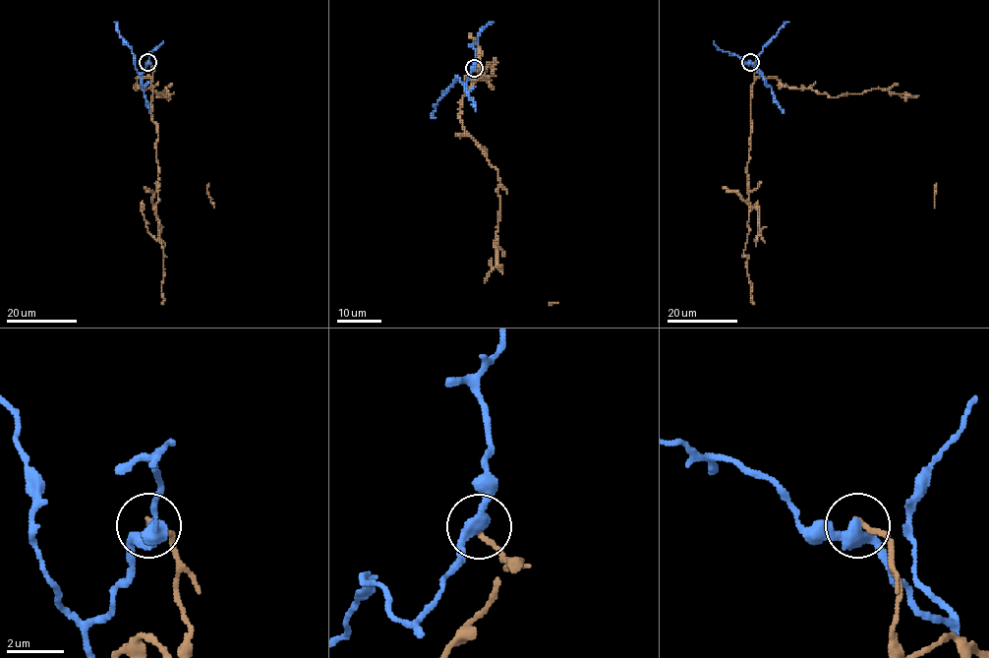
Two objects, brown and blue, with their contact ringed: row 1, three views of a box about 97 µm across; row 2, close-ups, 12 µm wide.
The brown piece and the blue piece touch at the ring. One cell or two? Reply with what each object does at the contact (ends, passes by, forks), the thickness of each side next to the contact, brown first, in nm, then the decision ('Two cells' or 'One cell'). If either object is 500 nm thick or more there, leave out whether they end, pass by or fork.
At the ring brown ends. At the ring blue passes by. Thickness 190 nm (brown) against 400 nm. Two cells

